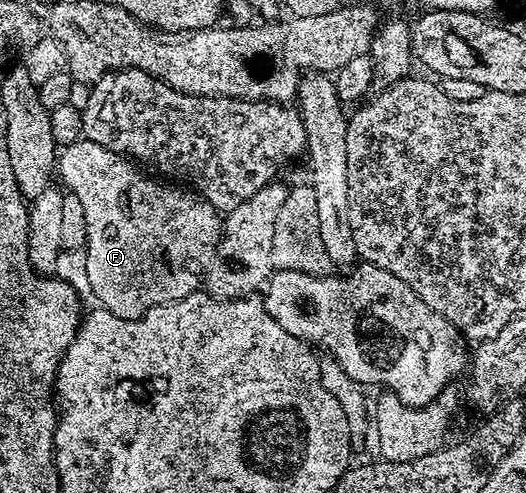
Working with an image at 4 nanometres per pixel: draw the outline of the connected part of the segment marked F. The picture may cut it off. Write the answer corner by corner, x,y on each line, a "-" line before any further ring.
85,140
59,151
56,172
84,212
86,276
91,295
103,309
120,319
138,319
152,307
171,305
199,289
205,266
221,238
222,220
210,202
191,191
164,182
156,184
125,155

